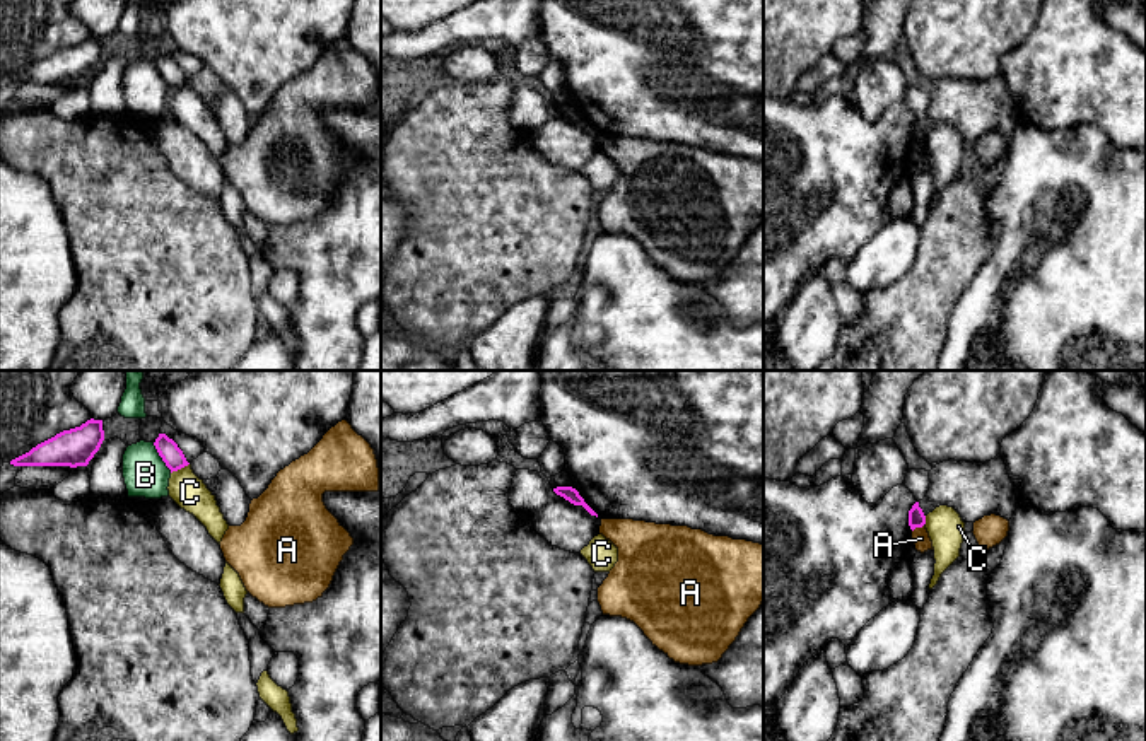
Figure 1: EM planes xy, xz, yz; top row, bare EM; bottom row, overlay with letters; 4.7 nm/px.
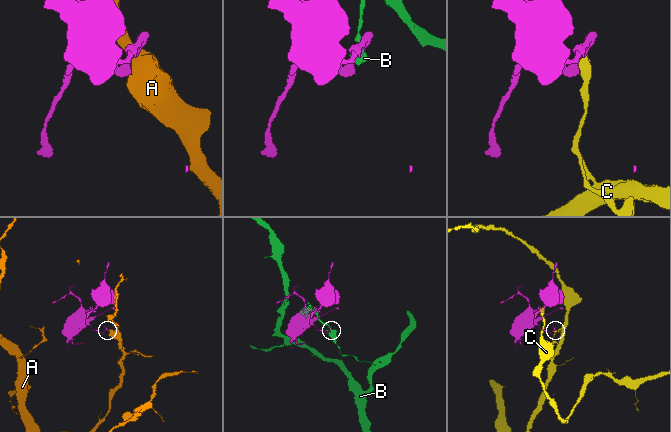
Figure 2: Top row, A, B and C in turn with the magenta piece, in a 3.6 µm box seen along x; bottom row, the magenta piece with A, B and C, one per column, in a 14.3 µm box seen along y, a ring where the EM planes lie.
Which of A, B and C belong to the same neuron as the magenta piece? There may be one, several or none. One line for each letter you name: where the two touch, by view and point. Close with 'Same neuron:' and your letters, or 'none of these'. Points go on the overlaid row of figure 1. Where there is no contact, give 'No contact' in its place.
Same neuron: none of these

